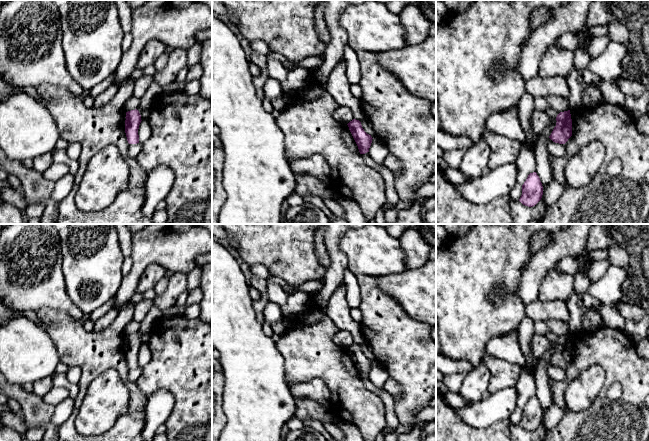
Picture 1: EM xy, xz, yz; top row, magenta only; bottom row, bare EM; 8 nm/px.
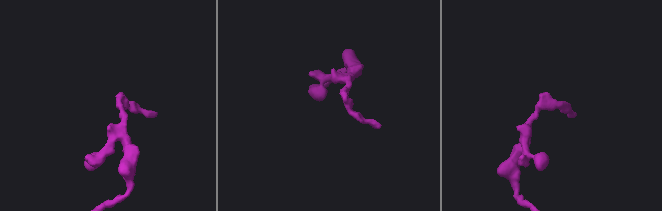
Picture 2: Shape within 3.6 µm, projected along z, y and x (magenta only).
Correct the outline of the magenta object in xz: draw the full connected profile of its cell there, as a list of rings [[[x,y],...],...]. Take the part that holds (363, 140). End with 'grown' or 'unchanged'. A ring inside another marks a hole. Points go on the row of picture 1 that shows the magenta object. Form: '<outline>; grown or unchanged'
[[[353,119],[347,125],[358,146],[360,154],[369,152],[373,138],[371,137],[371,135],[367,134],[364,131],[361,122],[359,120]]]; unchanged

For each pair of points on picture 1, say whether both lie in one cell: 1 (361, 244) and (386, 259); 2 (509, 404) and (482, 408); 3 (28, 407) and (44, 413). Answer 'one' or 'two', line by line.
1: one
2: one
3: one

